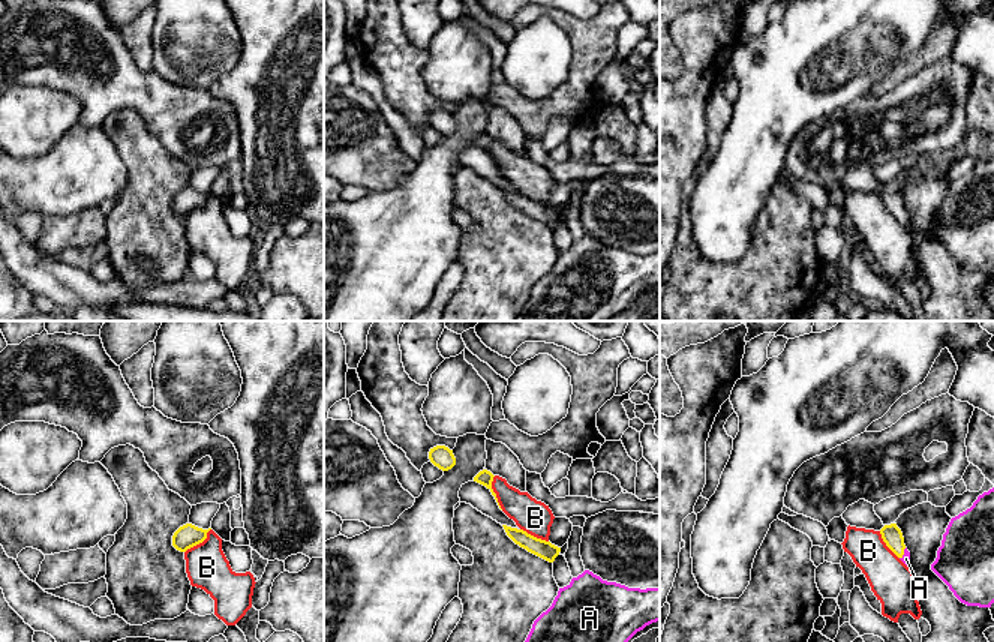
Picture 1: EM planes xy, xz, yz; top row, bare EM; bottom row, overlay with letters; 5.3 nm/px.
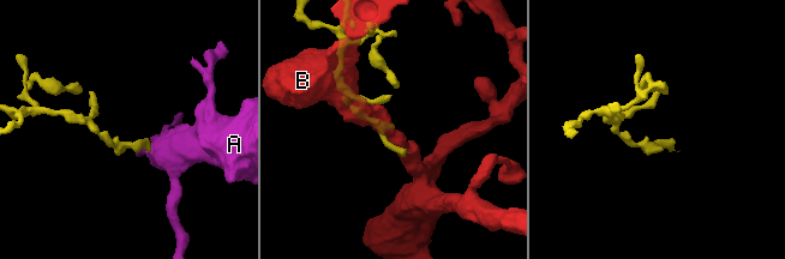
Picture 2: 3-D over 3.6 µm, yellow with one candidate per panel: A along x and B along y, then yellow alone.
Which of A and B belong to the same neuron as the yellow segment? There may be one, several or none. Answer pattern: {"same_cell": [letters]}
{"same_cell": ["A"]}

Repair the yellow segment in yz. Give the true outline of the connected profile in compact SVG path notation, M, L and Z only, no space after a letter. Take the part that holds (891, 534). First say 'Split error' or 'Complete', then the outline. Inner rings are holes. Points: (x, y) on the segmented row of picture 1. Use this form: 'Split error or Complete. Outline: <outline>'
Split error. Outline: M897 524L885 525L880 530L886 546L910 568L910 552L904 544L904 537Z

